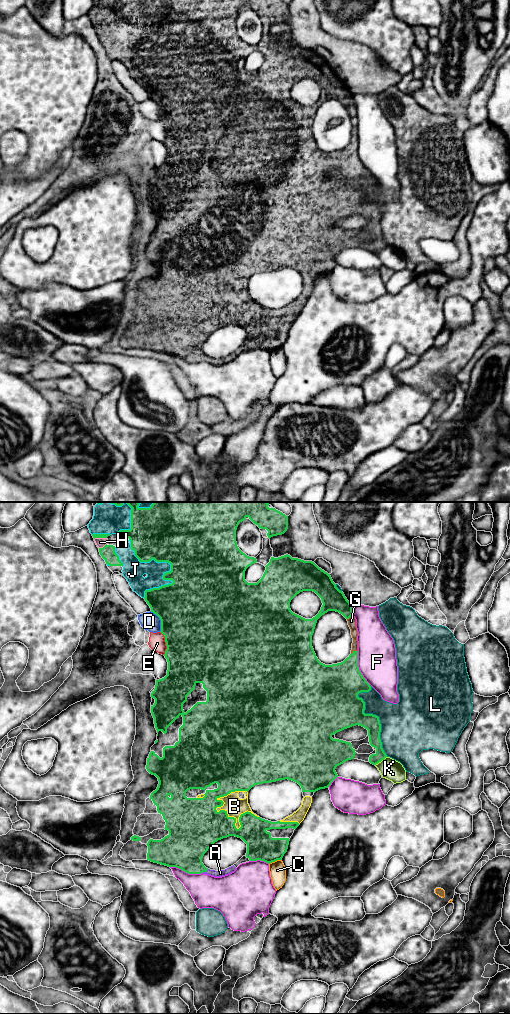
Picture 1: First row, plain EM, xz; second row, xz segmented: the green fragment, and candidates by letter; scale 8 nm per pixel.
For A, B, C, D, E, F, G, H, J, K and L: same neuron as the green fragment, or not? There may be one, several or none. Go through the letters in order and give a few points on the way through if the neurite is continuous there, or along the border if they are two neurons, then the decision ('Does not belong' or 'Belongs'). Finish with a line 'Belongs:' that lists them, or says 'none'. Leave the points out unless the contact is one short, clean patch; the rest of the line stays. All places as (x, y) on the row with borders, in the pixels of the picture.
A: Belongs
B: Belongs
C: Does not belong
D: Does not belong
E: Does not belong
F: Does not belong
G: Belongs
H: Belongs
J: Belongs
K: Boundary: xz (386, 756), (375, 765). Does not belong
L: Does not belong
Belongs: A, B, G, H, J

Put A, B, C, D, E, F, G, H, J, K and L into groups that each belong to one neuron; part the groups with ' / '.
A B G H J / C / D / E / F / K / L

